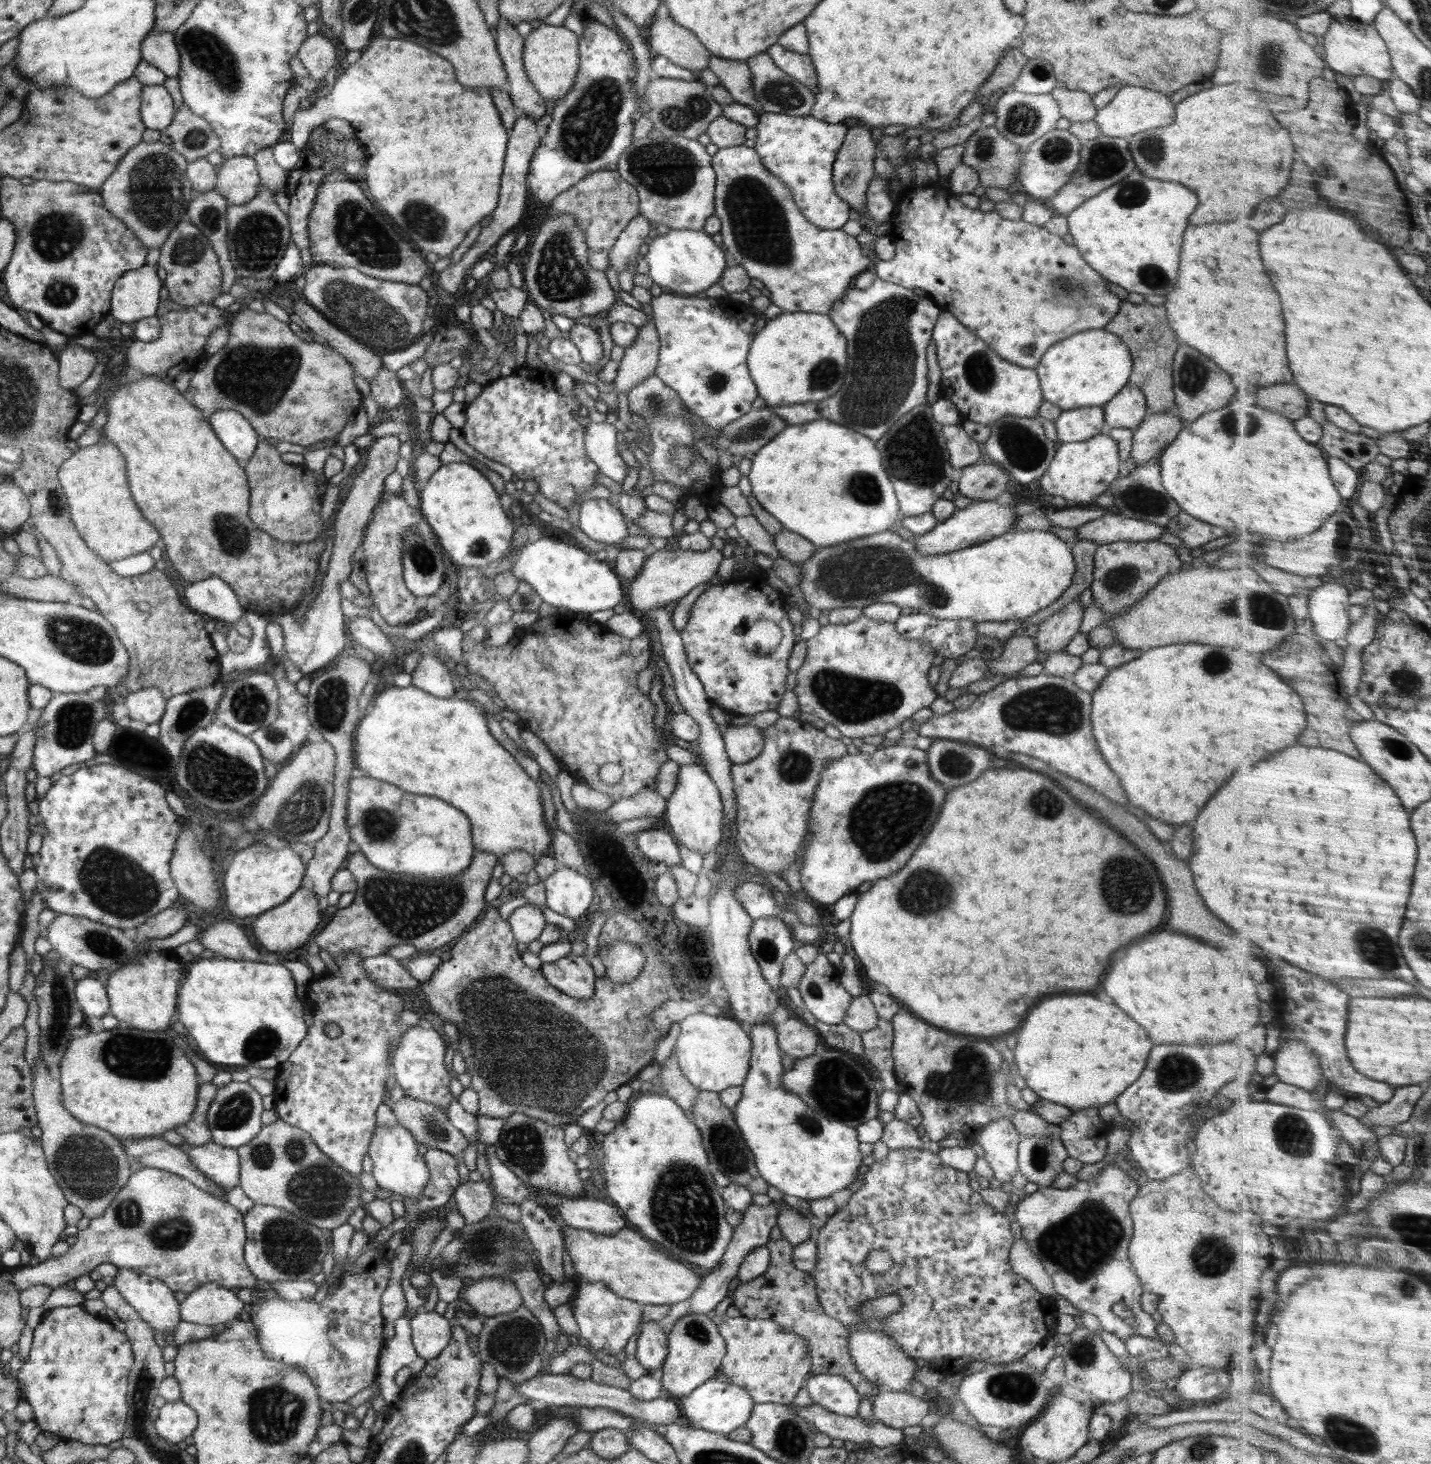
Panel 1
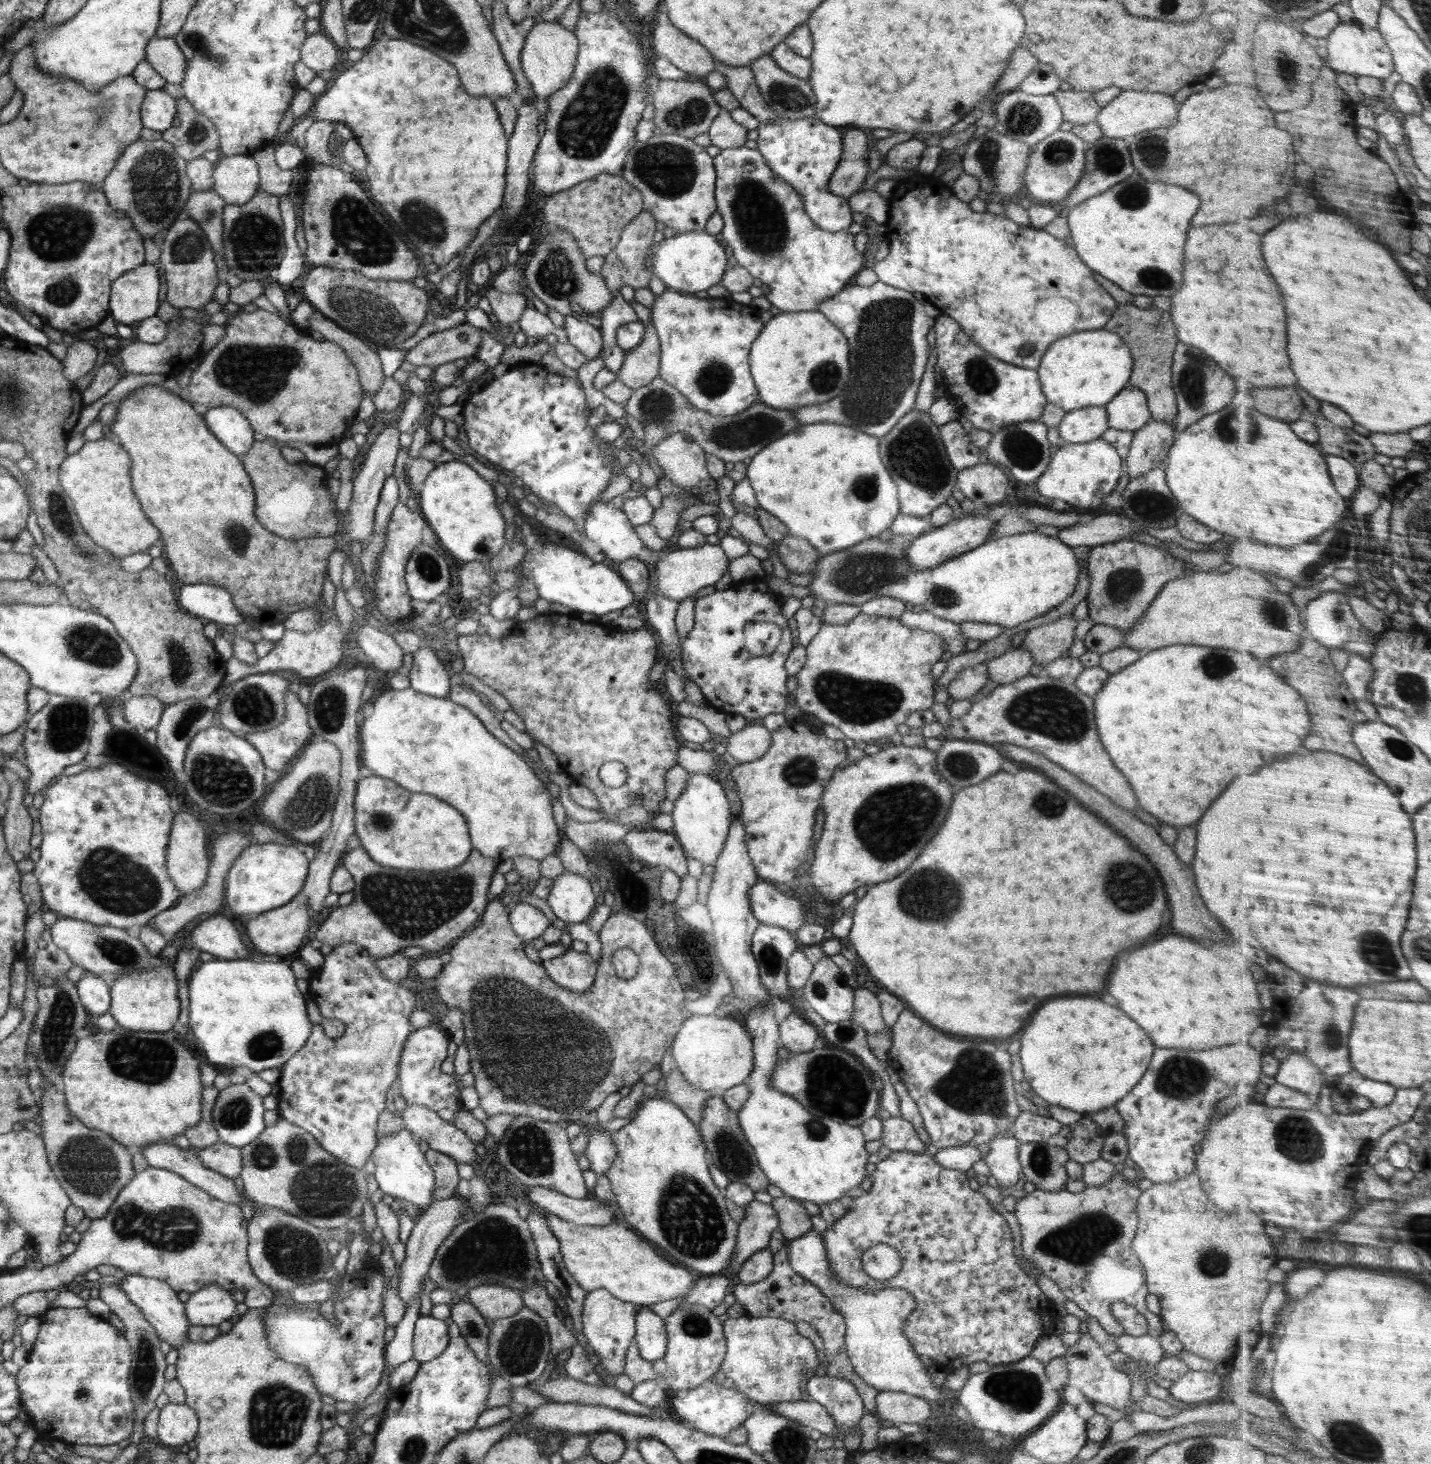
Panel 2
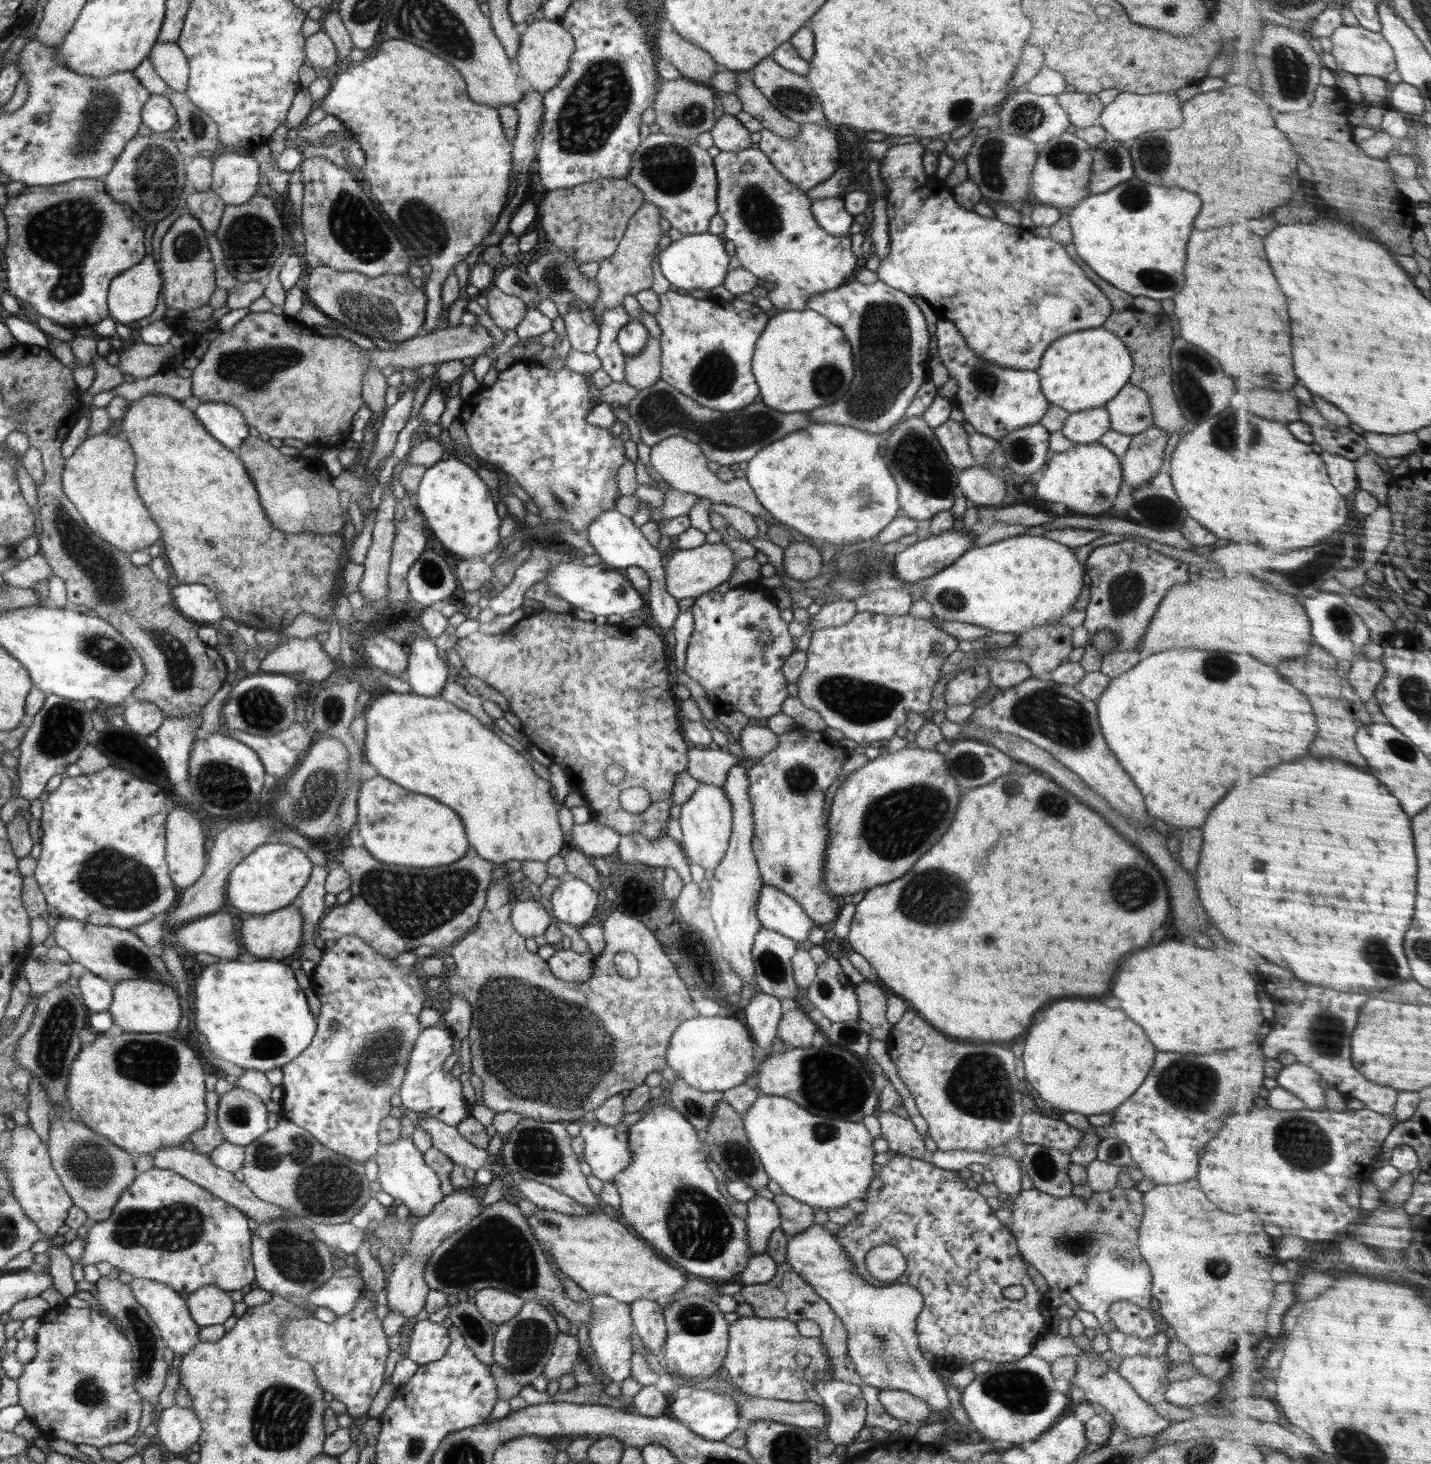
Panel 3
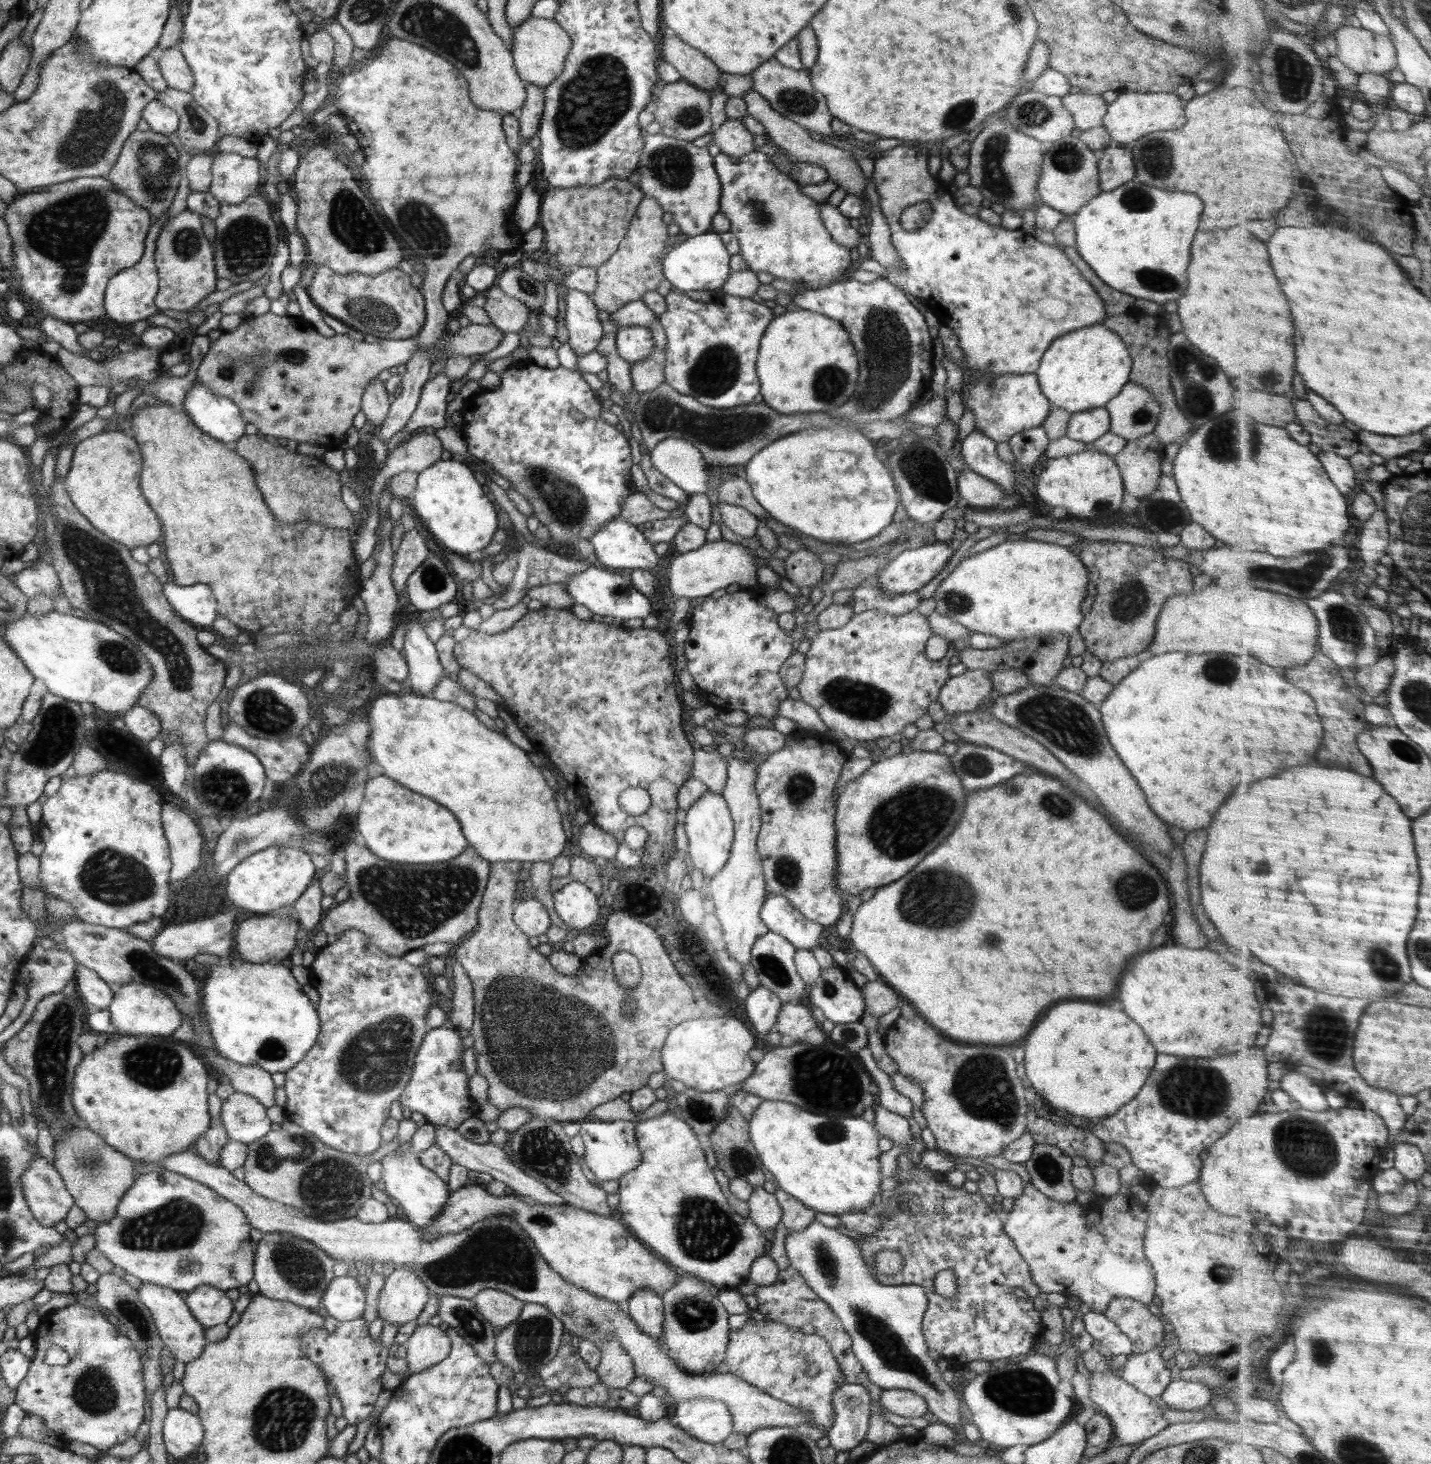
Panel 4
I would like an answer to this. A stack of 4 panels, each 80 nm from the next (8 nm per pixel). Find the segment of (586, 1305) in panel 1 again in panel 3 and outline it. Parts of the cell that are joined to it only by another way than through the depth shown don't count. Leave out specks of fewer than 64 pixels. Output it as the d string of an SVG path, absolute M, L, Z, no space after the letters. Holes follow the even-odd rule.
M596 1294L590 1297L592 1303L592 1316L588 1326L590 1342L596 1355L595 1371L607 1382L622 1384L630 1377L630 1357L635 1349L631 1336L635 1328L631 1317L631 1308L628 1303L620 1302L608 1294Z

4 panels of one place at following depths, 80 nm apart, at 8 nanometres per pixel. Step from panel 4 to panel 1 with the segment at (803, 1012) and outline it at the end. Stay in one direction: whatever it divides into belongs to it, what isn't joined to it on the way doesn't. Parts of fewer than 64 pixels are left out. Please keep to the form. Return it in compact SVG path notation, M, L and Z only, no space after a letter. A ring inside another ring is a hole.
M790 1017L787 1021L774 1027L777 1032L778 1046L781 1048L782 1054L792 1056L794 1060L814 1054L820 1036L804 1020Z

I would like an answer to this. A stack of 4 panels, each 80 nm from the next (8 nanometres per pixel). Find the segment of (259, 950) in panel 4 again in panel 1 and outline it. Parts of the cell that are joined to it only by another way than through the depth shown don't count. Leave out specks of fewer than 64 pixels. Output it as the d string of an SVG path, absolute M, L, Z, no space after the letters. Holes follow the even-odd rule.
M303 878L300 888L282 904L263 912L251 923L254 936L258 944L268 952L286 952L286 950L301 950L310 938L312 932L318 928L323 919L324 901L319 900L311 889L308 879Z

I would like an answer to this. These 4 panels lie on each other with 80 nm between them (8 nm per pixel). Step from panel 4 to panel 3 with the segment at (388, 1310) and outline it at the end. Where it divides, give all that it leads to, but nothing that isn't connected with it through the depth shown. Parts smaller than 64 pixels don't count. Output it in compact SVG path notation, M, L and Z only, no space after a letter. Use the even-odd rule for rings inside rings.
M454 1190L452 1194L442 1197L430 1215L418 1220L413 1225L407 1252L398 1258L387 1278L385 1288L387 1288L386 1300L389 1310L399 1312L406 1320L406 1318L418 1316L419 1312L425 1308L426 1296L431 1289L424 1280L424 1273L427 1272L425 1262L445 1238L464 1228L466 1224L482 1213L481 1202L482 1195L479 1195L477 1191Z

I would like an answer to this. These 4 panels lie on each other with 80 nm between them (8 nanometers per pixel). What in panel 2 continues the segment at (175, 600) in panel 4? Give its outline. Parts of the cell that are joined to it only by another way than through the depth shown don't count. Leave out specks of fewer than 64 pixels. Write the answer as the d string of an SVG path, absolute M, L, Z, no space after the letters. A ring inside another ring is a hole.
M188 584L178 592L179 606L205 622L220 622L236 626L246 618L238 612L231 594L218 585Z

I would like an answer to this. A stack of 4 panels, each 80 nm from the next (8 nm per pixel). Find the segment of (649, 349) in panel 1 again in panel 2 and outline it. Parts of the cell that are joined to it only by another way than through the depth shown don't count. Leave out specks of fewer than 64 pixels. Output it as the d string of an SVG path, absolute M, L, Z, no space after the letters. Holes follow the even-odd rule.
M652 325L645 327L640 344L625 354L617 379L632 390L650 384L659 376L660 341Z

